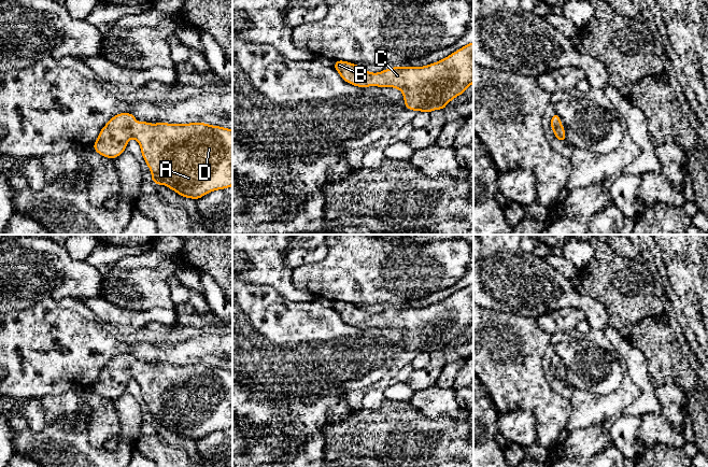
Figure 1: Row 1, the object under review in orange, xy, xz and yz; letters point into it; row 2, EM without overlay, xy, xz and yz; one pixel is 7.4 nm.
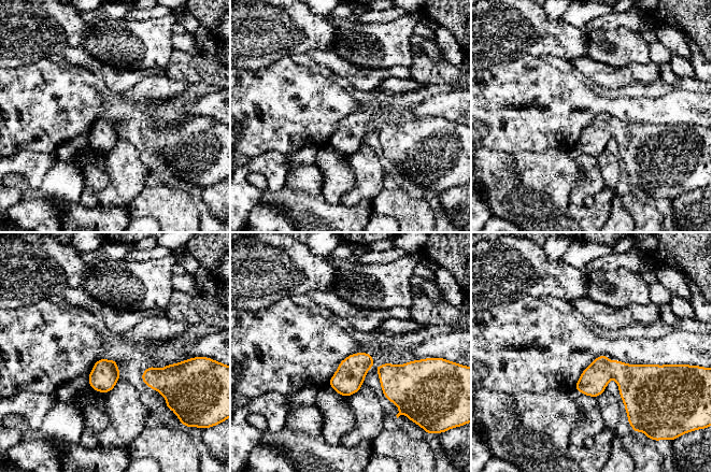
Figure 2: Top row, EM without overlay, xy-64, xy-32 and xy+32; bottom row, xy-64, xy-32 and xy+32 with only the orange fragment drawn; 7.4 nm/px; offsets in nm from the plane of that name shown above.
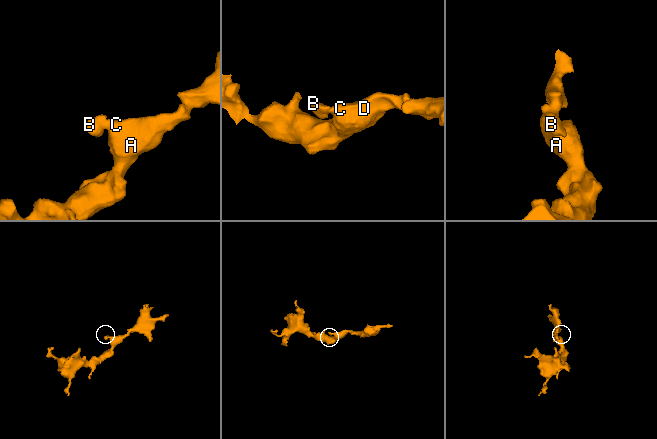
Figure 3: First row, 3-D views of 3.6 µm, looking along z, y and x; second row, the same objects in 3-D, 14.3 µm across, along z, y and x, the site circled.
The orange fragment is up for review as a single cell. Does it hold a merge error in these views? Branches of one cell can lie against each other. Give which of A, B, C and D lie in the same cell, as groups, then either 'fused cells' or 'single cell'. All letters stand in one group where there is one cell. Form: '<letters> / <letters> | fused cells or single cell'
A B C D | single cell

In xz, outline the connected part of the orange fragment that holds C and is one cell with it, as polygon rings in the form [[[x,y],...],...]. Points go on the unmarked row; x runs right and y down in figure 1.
[[[473,283],[425,308],[398,307],[372,315],[352,303],[337,301],[334,309],[354,327],[398,329],[408,351],[429,354],[445,351],[448,343],[473,324]]]

